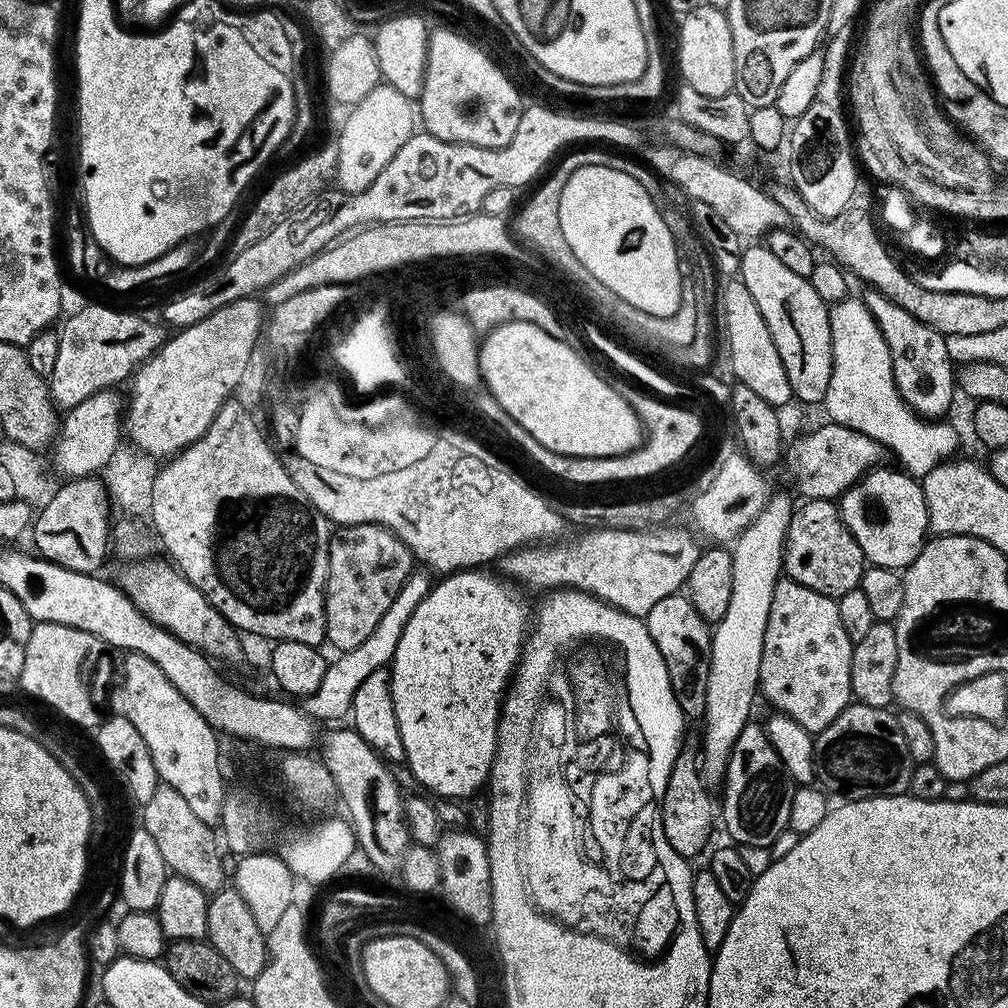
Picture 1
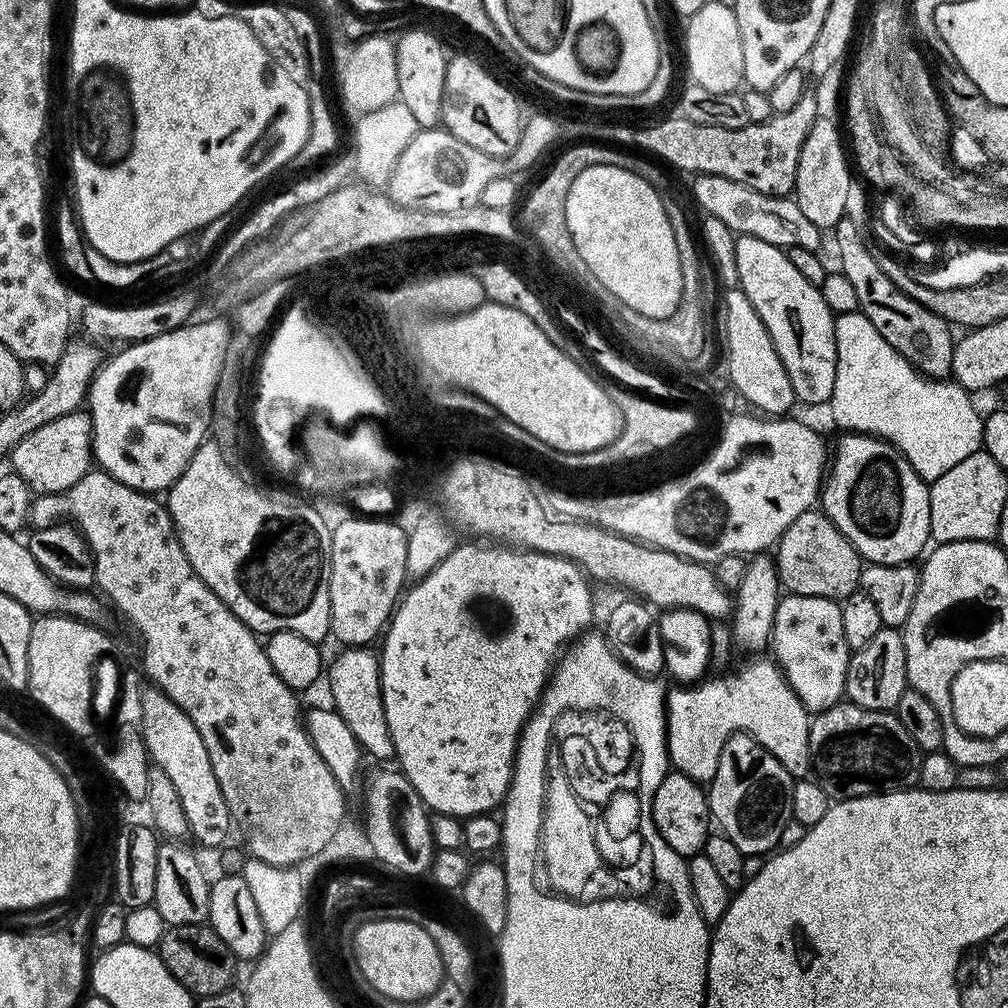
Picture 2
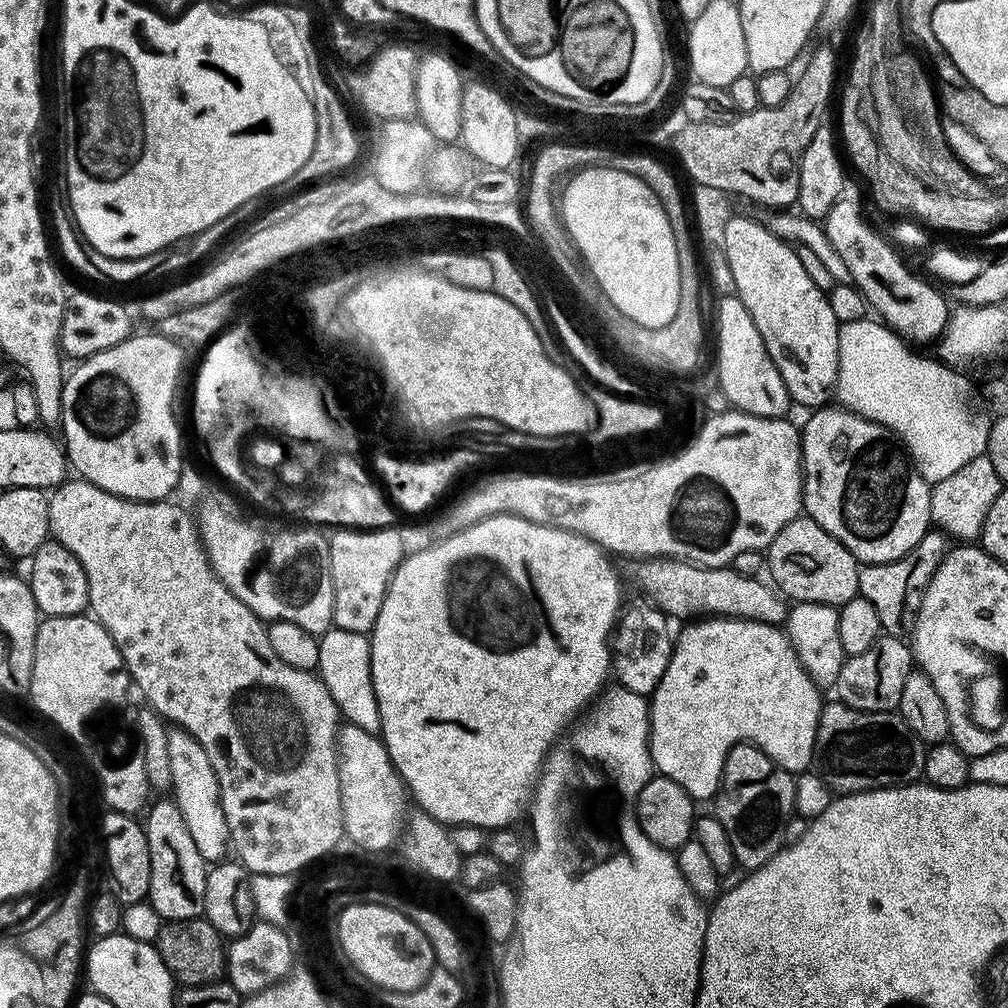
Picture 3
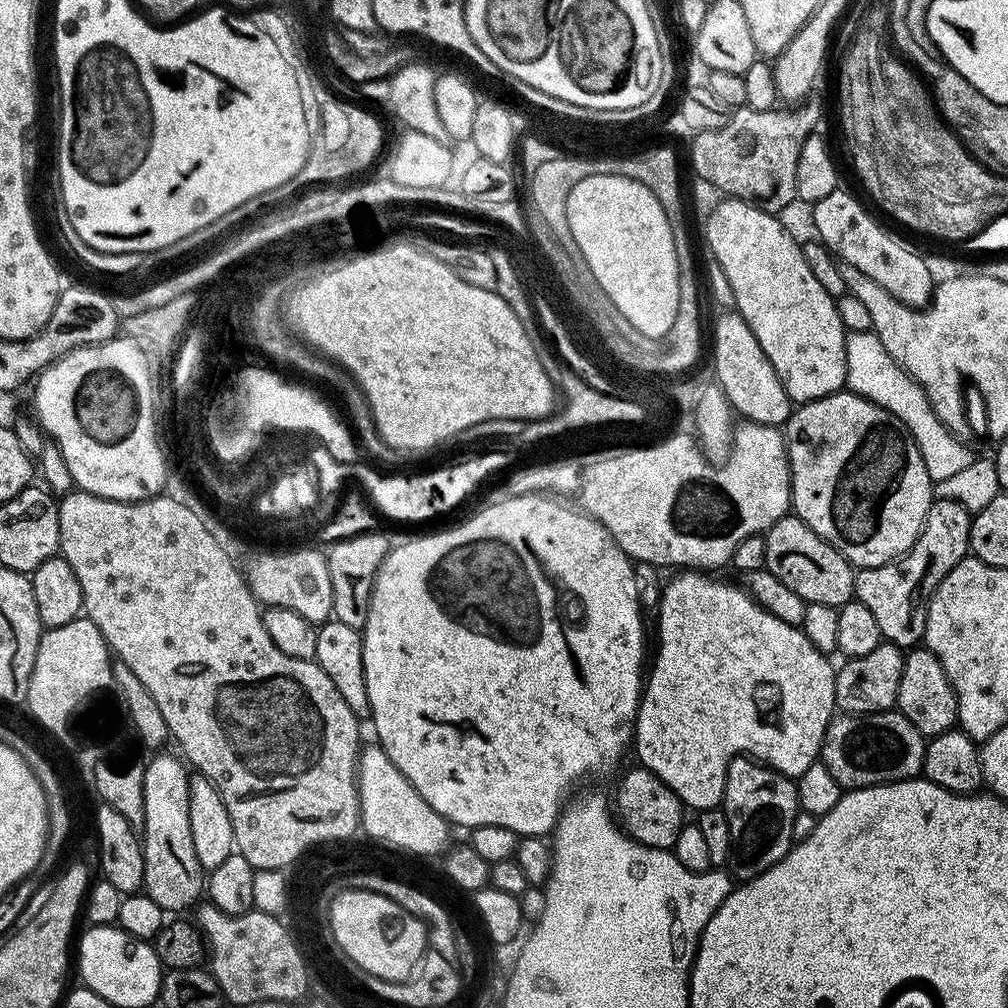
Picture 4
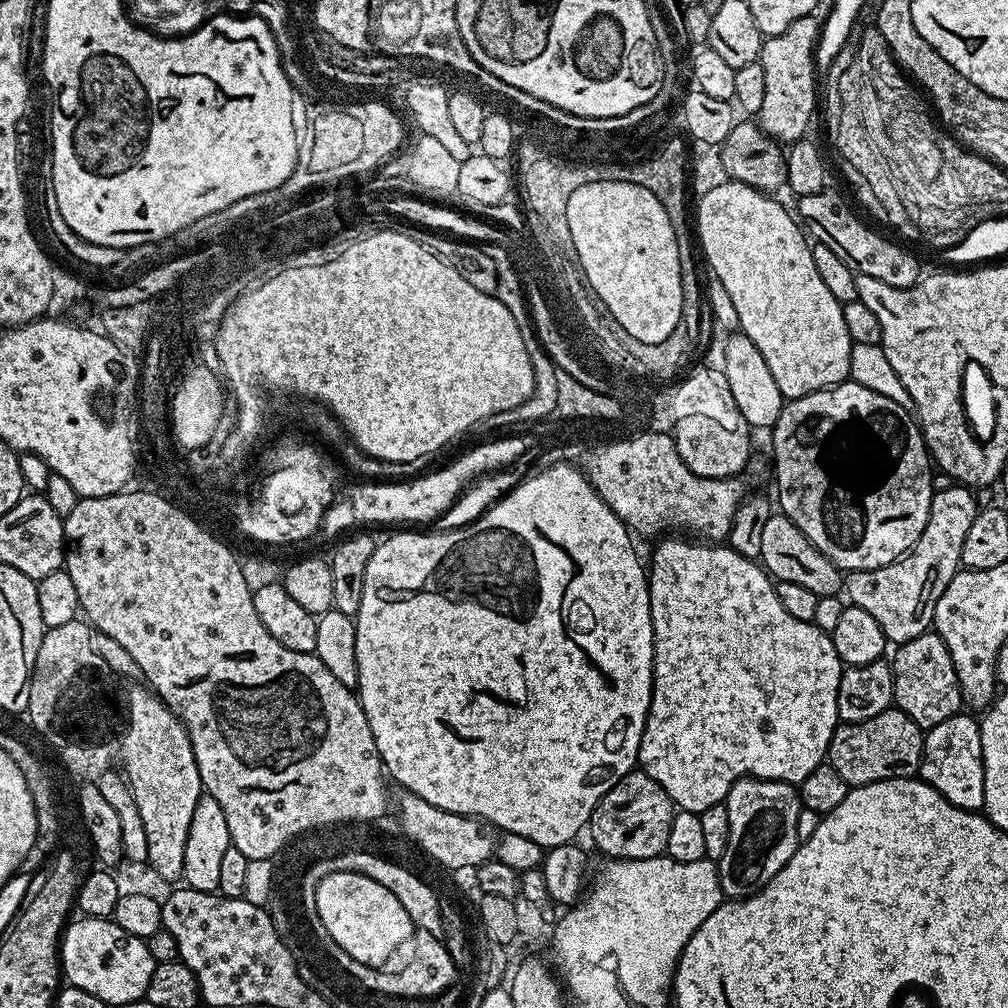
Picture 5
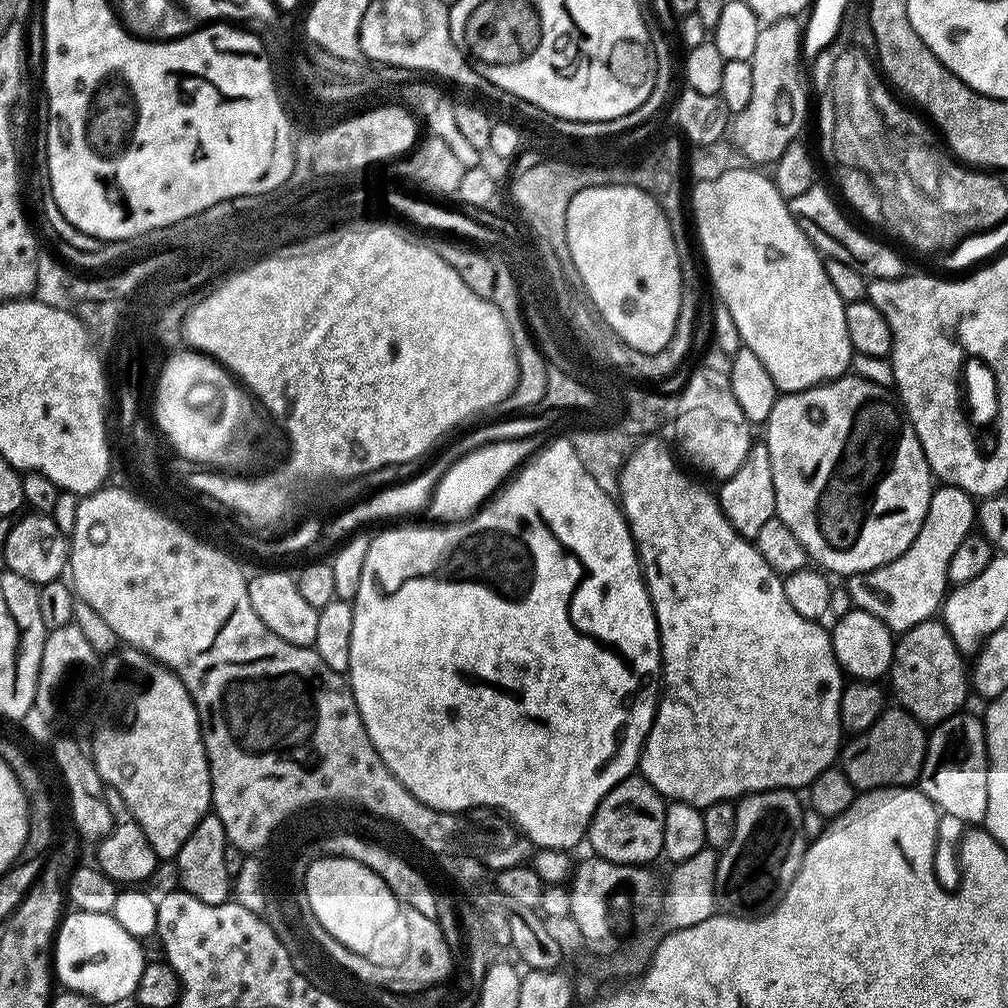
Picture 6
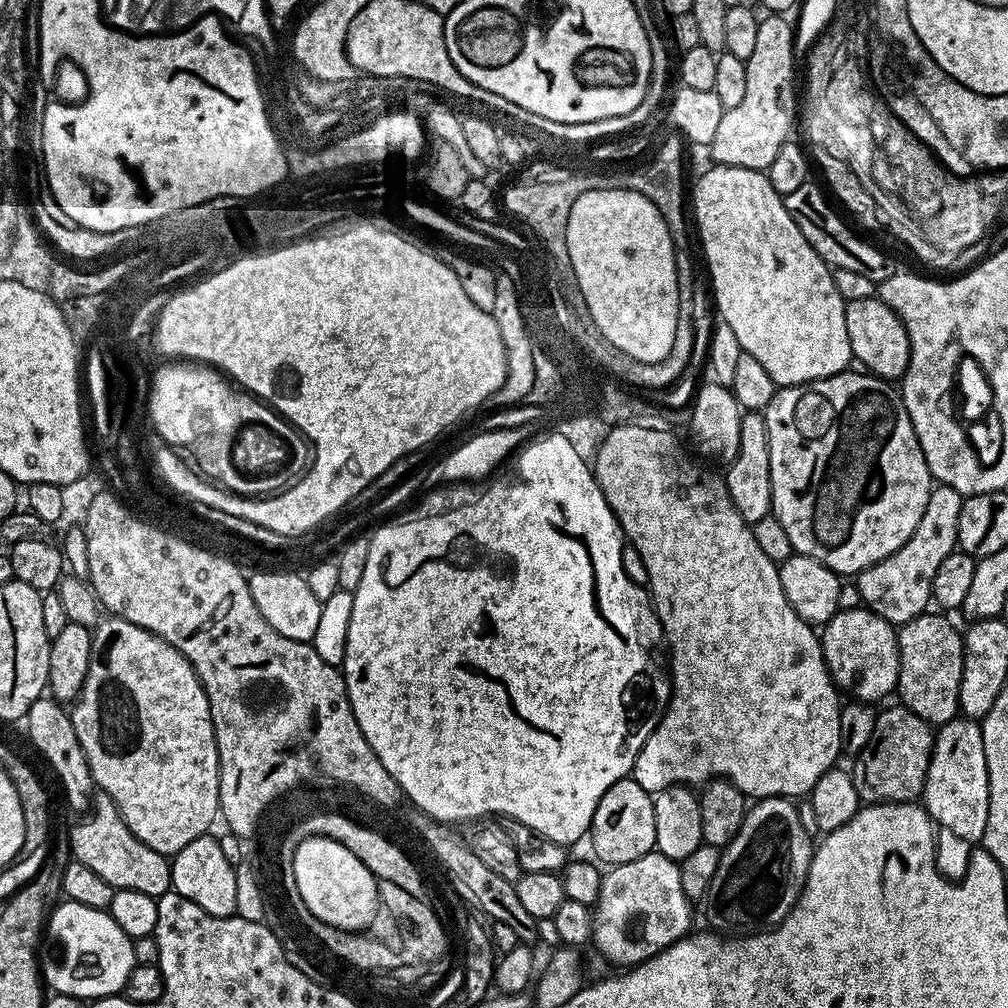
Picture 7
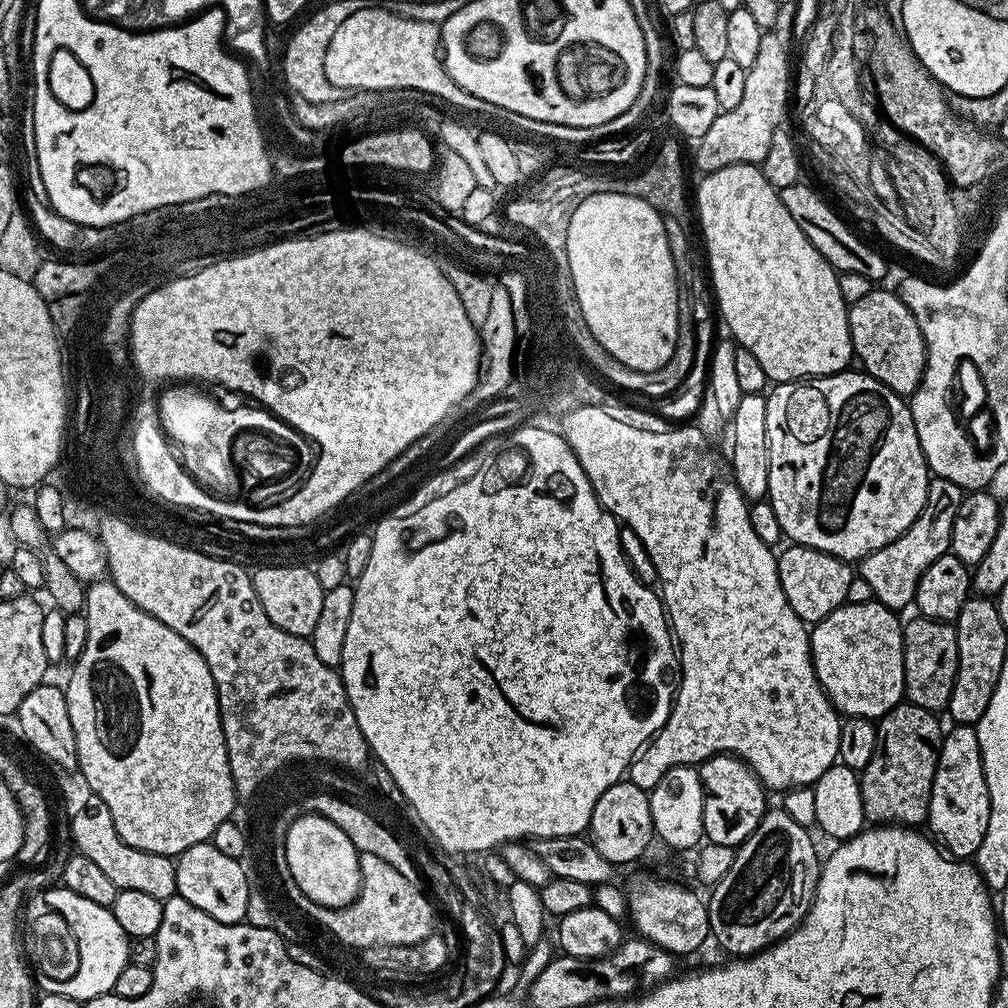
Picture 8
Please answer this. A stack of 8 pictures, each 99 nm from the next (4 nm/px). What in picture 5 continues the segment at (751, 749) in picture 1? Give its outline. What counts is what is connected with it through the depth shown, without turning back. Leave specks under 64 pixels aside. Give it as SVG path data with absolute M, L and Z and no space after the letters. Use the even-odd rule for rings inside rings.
M743 776L730 786L728 798L730 814L730 838L726 842L726 854L718 862L720 889L725 897L744 900L754 896L790 862L798 845L798 814L801 810L800 793L793 785L781 780L757 780Z

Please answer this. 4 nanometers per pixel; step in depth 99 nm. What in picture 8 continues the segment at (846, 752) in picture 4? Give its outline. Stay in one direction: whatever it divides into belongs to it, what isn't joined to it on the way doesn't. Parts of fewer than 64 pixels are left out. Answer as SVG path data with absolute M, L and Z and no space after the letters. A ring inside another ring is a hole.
M907 702L880 717L876 726L878 746L874 746L874 755L859 773L864 819L869 825L920 826L927 821L942 739L942 727L936 720L937 713Z

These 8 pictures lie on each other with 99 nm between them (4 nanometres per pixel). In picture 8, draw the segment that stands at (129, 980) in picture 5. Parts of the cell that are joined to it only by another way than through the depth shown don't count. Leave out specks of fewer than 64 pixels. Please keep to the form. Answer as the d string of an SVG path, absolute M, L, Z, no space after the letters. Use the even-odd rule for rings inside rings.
M52 886L43 893L44 900L52 907L52 912L60 921L48 920L44 928L48 932L60 931L56 940L48 940L44 944L44 961L40 969L35 969L34 980L41 989L50 994L66 994L70 998L79 1000L93 1000L96 996L107 996L112 992L114 982L118 982L118 974L128 964L128 942L122 926L114 918L111 908L98 906L98 902L90 902L90 898L82 898L82 894L74 894L69 888L63 886ZM72 940L76 943L76 969L72 972Z

